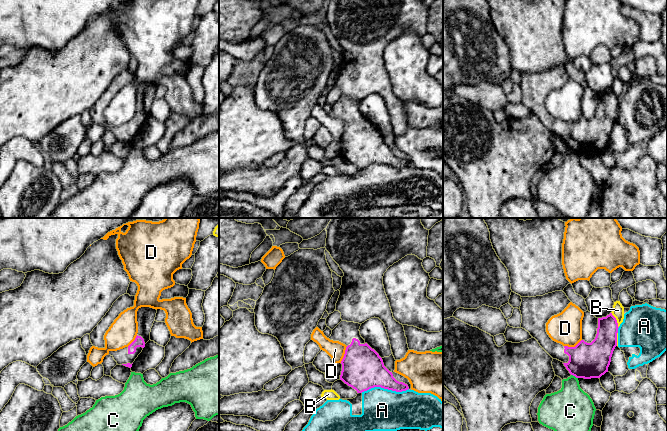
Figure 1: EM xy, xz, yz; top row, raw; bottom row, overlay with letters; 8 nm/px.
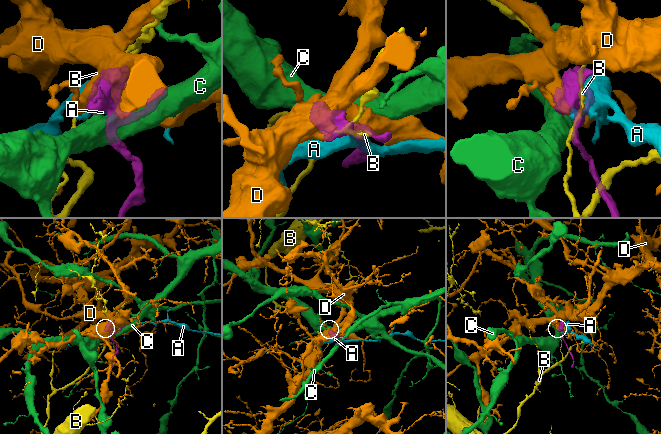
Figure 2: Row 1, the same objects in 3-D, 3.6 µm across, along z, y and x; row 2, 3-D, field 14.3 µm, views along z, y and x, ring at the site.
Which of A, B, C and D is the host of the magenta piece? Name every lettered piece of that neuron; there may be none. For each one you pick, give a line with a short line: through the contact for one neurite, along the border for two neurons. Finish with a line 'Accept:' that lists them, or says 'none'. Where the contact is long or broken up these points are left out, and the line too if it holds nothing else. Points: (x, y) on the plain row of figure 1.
Accept: none

